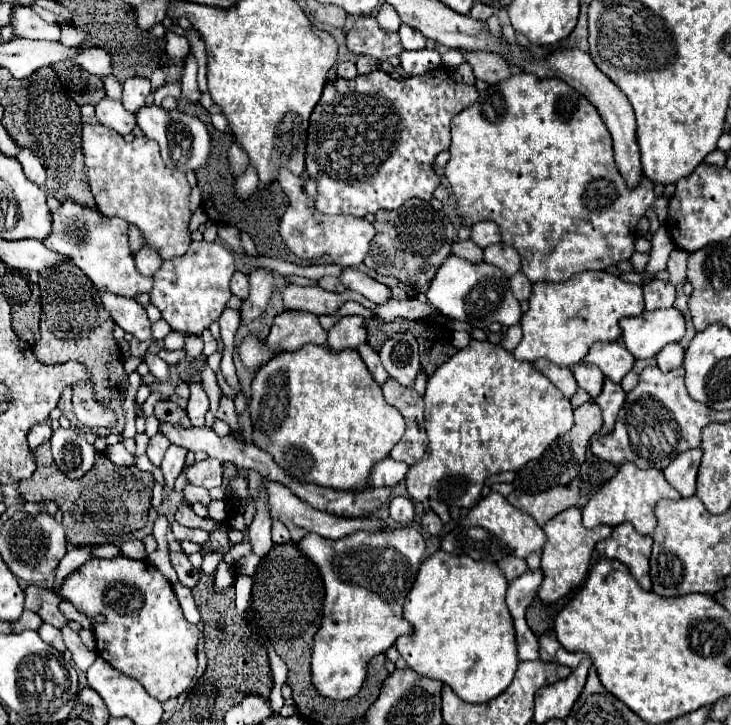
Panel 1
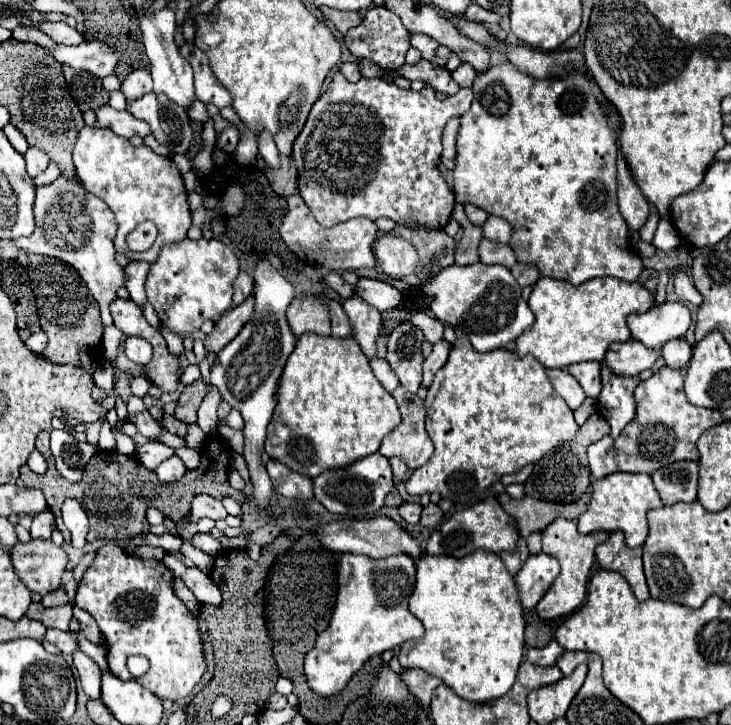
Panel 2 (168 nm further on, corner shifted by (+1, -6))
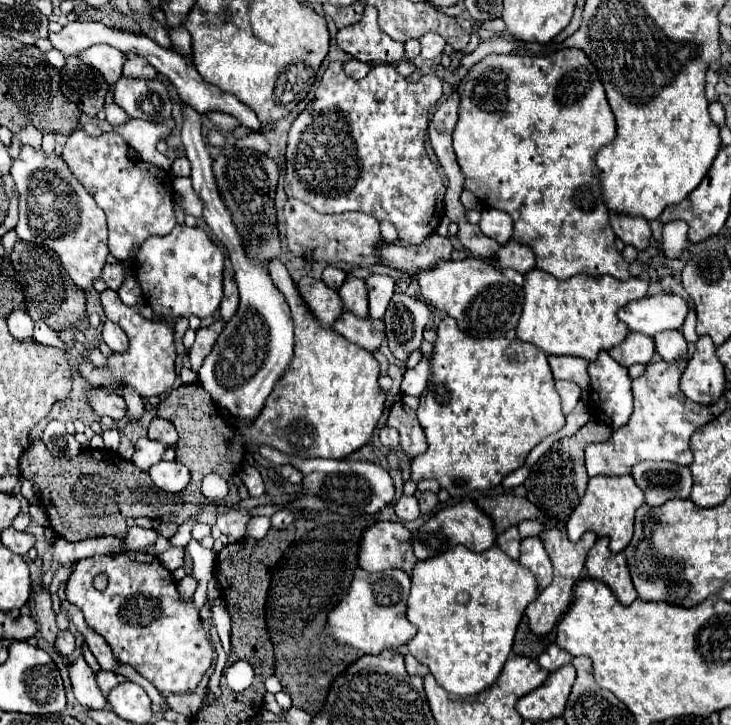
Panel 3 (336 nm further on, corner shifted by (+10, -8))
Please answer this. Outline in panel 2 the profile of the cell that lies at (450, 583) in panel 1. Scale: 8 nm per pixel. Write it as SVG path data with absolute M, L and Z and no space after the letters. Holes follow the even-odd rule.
M475 551L463 559L423 555L417 561L417 583L413 589L413 597L409 599L409 611L423 623L425 635L401 645L401 667L423 669L439 677L459 697L473 703L489 703L497 697L503 697L513 687L517 669L525 653L525 619L515 591L515 579L509 575L503 561L495 553Z

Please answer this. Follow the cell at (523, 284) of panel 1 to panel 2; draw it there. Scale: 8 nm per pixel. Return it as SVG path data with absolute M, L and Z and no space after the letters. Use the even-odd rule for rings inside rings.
M515 263L515 267L511 267L513 277L517 279L519 287L527 287L527 285L535 285L539 281L539 271L533 265L521 265Z

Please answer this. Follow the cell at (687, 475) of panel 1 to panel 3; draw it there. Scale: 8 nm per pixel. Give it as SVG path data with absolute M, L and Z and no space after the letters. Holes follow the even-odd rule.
M642 461L630 471L636 485L644 491L648 505L656 507L670 499L688 499L692 475L688 467L670 461Z

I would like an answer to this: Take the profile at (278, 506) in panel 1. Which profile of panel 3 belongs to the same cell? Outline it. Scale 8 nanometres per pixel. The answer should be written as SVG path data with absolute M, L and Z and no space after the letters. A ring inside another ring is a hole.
M380 521L364 531L360 545L360 567L366 571L402 569L412 573L416 557L412 553L412 533L402 523Z

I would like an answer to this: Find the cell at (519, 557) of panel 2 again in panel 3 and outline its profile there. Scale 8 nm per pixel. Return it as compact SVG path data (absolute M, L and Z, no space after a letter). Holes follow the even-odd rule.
M510 527L506 529L506 533L500 533L496 537L496 545L506 551L512 559L518 559L520 555L520 535L518 535L518 527Z

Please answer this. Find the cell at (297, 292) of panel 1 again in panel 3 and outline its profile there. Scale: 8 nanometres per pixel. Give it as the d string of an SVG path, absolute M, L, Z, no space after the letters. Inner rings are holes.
M344 311L336 319L334 329L342 337L346 337L348 341L364 347L370 353L374 353L382 345L382 341L384 341L384 323L382 321L374 321L370 317L362 319L362 317L356 317L350 311Z

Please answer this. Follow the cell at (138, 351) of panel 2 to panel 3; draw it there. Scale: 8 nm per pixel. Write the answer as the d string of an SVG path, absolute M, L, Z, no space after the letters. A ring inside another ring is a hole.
M104 321L104 327L102 327L102 339L106 341L106 345L112 349L112 351L124 351L128 347L128 337L126 333L112 321Z

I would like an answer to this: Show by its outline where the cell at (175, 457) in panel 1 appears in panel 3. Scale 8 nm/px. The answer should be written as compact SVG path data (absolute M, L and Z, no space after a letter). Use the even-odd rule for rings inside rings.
M160 461L160 463L152 465L148 473L150 473L154 485L168 493L180 493L190 481L188 469L178 461Z

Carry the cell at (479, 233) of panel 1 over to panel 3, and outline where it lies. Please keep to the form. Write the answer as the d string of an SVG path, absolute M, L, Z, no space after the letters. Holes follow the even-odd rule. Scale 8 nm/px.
M484 209L478 225L480 225L482 233L492 237L500 245L504 245L512 237L512 229L514 229L512 217L504 211L498 211L498 209Z

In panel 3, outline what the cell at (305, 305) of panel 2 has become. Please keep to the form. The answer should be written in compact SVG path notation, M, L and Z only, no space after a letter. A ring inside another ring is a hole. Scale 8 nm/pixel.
M302 277L298 281L298 289L308 309L324 327L330 327L338 319L338 315L342 315L344 305L338 291L330 289L324 281L314 277Z

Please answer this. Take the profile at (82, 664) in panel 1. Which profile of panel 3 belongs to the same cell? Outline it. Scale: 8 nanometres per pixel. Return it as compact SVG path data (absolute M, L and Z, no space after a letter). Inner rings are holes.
M82 657L70 665L70 681L74 687L74 695L82 707L86 707L86 709L104 709L106 707L106 699L96 685L96 677Z

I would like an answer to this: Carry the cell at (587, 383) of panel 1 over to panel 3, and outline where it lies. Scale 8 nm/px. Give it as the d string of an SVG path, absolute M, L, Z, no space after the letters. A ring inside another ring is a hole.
M548 355L548 363L554 371L554 379L566 379L578 383L582 391L590 389L590 375L588 375L588 361L578 359L574 355Z

